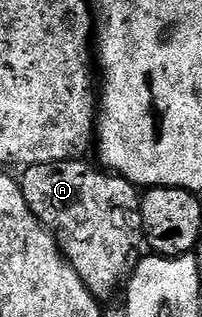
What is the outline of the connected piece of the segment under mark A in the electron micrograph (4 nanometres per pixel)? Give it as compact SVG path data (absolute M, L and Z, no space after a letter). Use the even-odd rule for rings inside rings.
M88 160L30 166L23 171L24 178L19 179L19 184L30 212L34 212L38 221L54 236L64 259L72 265L74 272L78 272L82 284L86 284L86 288L97 300L105 300L114 297L116 289L125 285L137 261L136 249L142 246L144 237L140 215L142 194L133 182L128 182L115 172L105 172L93 166Z

